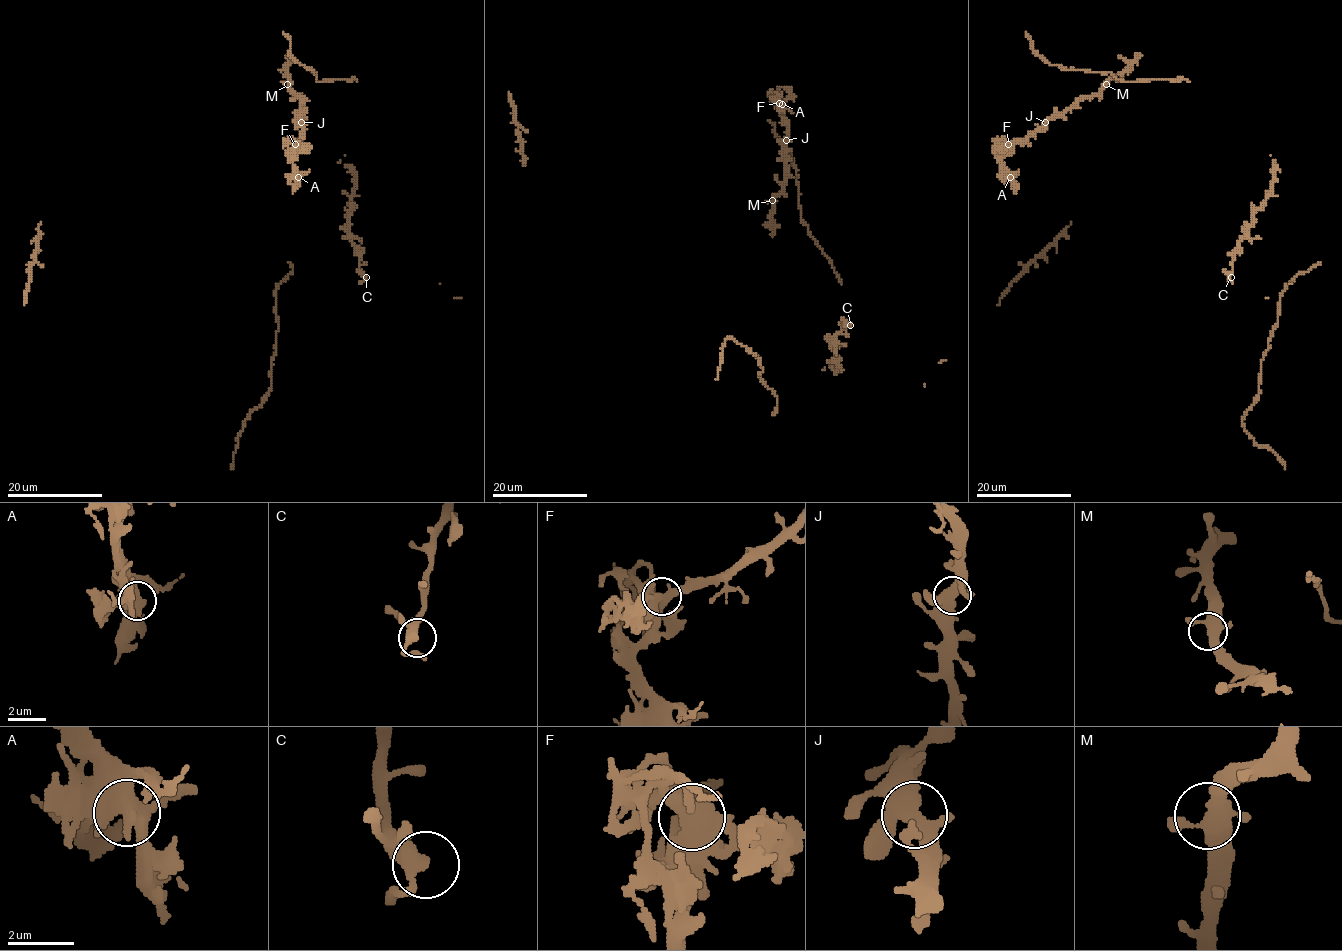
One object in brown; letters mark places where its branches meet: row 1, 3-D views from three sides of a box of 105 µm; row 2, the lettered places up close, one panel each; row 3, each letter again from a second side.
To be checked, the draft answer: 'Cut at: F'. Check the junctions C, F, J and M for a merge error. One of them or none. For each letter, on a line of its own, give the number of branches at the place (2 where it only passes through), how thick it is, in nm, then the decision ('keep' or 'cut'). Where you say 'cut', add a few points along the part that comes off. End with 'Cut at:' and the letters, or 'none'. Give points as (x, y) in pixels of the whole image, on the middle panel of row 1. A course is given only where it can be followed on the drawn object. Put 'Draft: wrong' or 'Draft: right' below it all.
C: 3 | 320 nm | keep
F: 3 | 500 nm | cut | (779, 103), (778, 96), (776, 110)
J: 3 | 440 nm | keep
M: 3 | 440 nm | keep
Cut at: F
Draft: right

